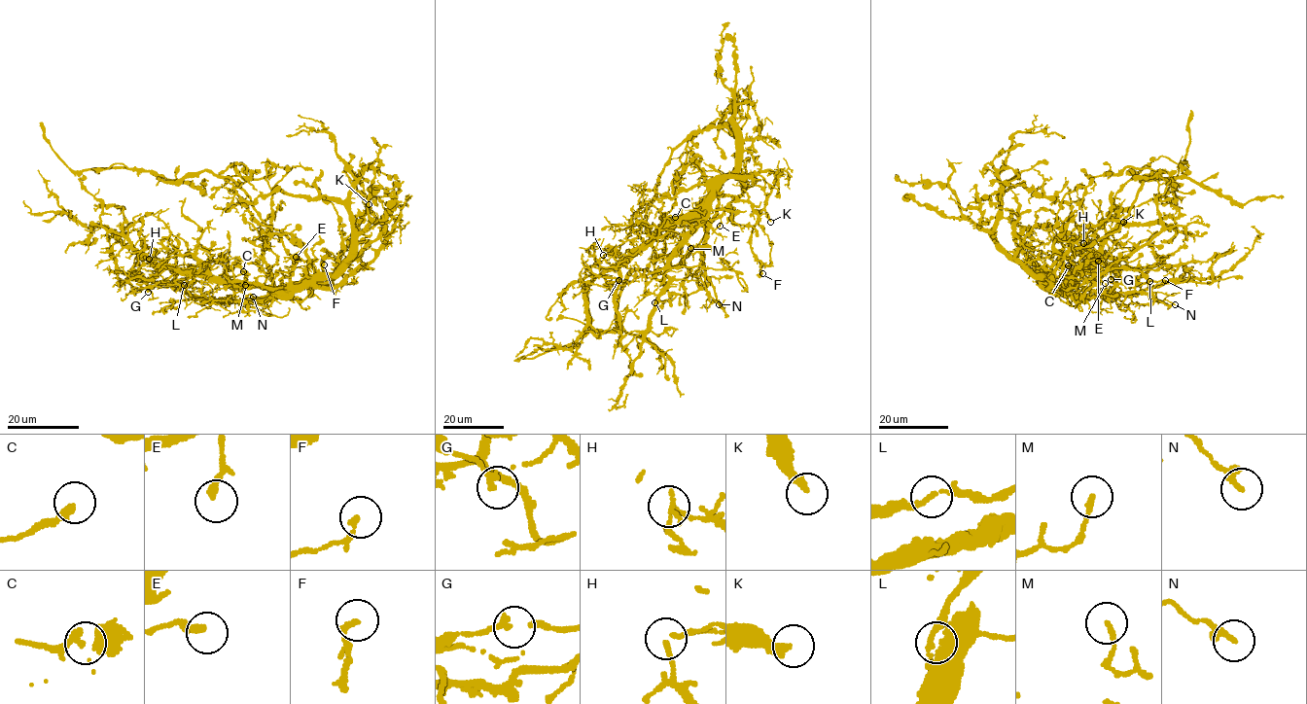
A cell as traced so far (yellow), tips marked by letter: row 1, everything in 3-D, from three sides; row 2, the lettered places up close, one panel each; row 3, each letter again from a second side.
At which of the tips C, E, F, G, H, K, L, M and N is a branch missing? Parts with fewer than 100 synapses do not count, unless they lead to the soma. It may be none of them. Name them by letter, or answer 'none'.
none

